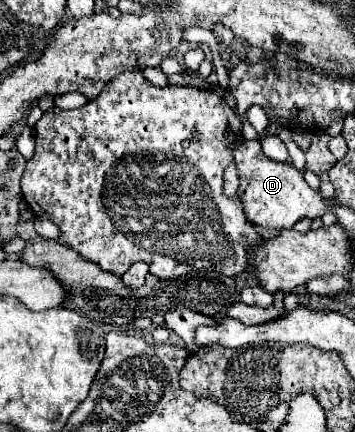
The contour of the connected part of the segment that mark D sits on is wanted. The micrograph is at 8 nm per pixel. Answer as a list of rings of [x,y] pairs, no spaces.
[[[240,139],[234,147],[236,167],[240,175],[240,189],[246,217],[264,229],[292,229],[300,219],[318,219],[326,211],[330,211],[330,203],[338,203],[336,199],[322,197],[320,189],[310,189],[308,183],[302,177],[302,171],[298,171],[292,163],[278,163],[270,161],[264,153],[258,141],[246,141]]]

